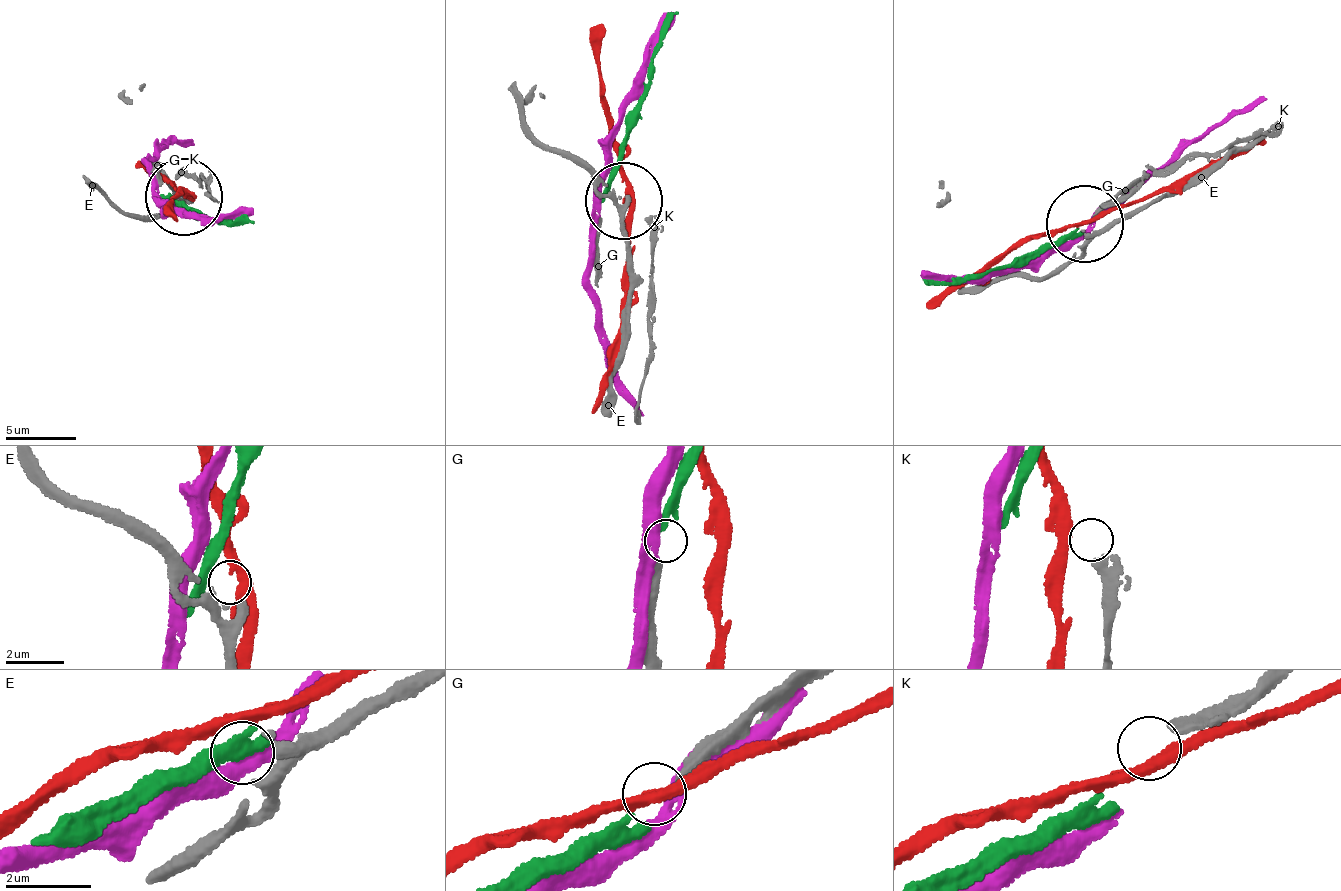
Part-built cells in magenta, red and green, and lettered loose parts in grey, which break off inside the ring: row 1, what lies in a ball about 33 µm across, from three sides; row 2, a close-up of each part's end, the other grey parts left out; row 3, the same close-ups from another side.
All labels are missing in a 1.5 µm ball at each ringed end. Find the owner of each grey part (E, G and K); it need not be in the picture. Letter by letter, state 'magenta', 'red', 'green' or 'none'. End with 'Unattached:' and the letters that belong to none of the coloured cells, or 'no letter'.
E: none
G: green
K: none
Unattached: E, K

